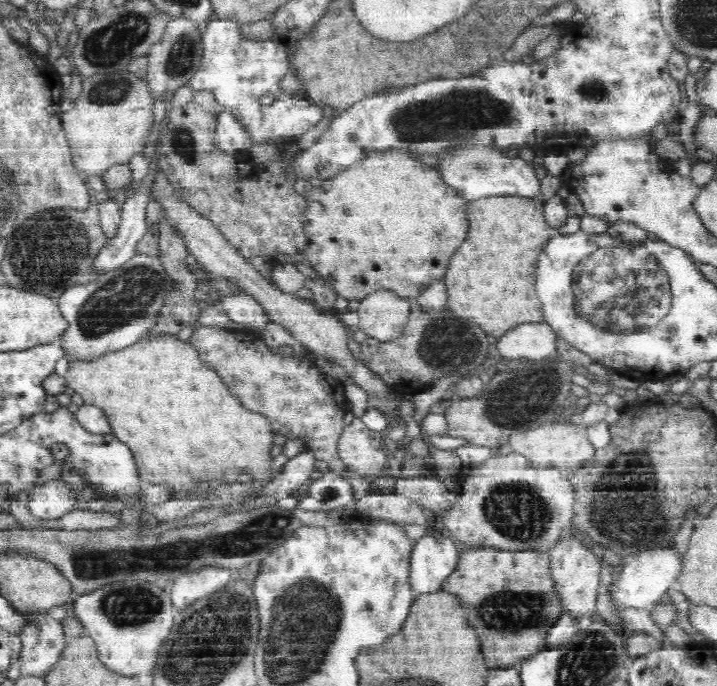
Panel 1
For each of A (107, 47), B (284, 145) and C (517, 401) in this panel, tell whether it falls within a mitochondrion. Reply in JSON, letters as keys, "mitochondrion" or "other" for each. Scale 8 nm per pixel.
{"A":"mitochondrion","B":"other","C":"mitochondrion"}

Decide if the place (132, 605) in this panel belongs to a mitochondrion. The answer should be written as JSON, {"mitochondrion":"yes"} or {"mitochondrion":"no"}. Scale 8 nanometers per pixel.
{"mitochondrion":"yes"}

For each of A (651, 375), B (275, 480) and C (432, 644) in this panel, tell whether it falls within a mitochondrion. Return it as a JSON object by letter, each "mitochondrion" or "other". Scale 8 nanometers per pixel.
{"A":"other","B":"other","C":"other"}

